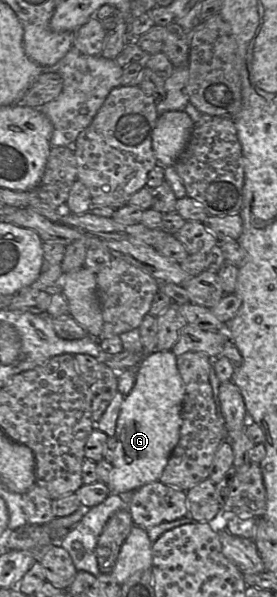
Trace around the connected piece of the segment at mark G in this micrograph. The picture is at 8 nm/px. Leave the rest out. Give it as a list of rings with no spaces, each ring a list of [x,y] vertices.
[[[171,350],[144,355],[136,368],[136,382],[125,396],[117,419],[116,448],[110,480],[111,494],[135,491],[159,481],[168,459],[179,441],[184,384]]]

